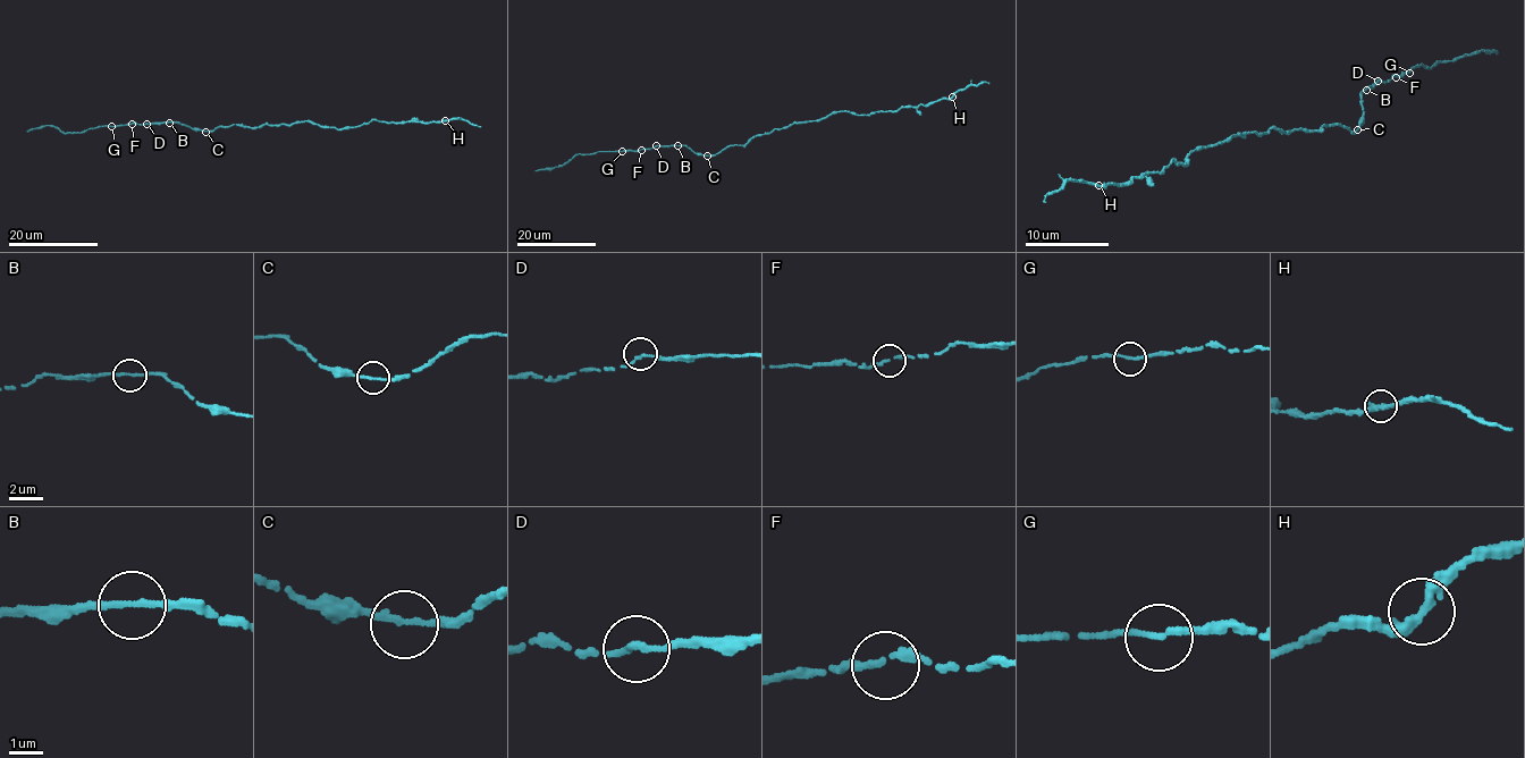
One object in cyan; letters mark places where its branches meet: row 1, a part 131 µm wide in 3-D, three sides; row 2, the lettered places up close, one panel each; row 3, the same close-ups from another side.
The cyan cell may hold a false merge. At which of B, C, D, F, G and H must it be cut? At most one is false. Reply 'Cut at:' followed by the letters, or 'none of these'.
Cut at: none of these

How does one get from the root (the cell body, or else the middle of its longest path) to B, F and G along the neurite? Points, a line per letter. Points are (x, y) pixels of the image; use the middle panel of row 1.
B: (763, 135), (743, 145), (725, 146), (713, 156), (677, 145)
F: (763, 135), (743, 145), (725, 146), (713, 156), (693, 153), (682, 144), (641, 150)
G: (763, 135), (743, 145), (725, 146), (713, 156), (693, 153), (682, 144), (622, 151)

